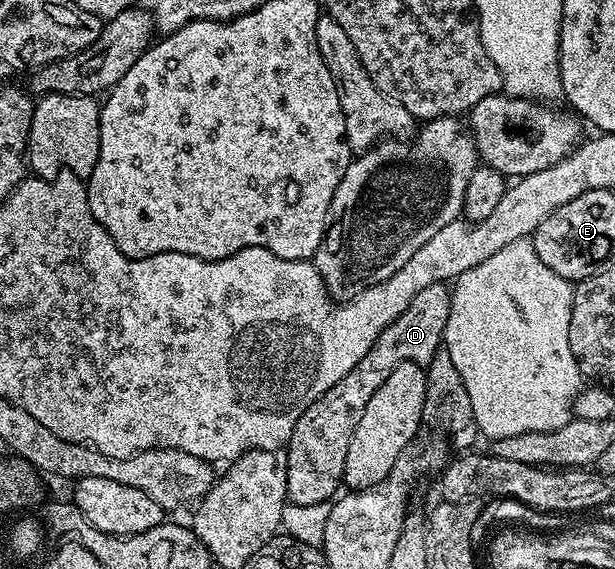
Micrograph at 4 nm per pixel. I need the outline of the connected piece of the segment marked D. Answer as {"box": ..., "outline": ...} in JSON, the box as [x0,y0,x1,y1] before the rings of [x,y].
{"box":[367,283,453,382],"outline":[[[448,283],[423,286],[423,290],[419,290],[419,294],[411,298],[407,310],[403,310],[403,314],[399,314],[395,322],[388,324],[371,346],[367,365],[369,364],[369,376],[373,382],[387,379],[391,370],[395,370],[395,366],[403,362],[429,366],[436,358],[437,351],[442,351],[452,305],[453,297]]]}

